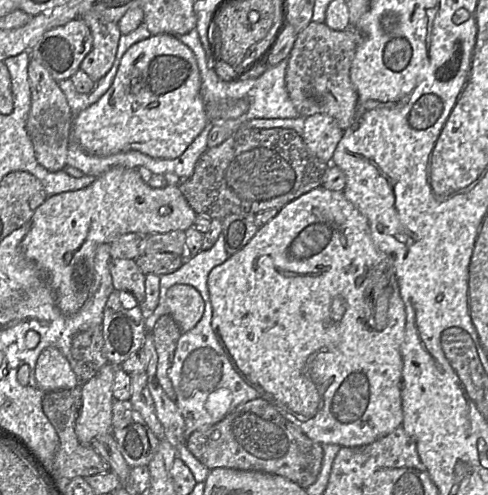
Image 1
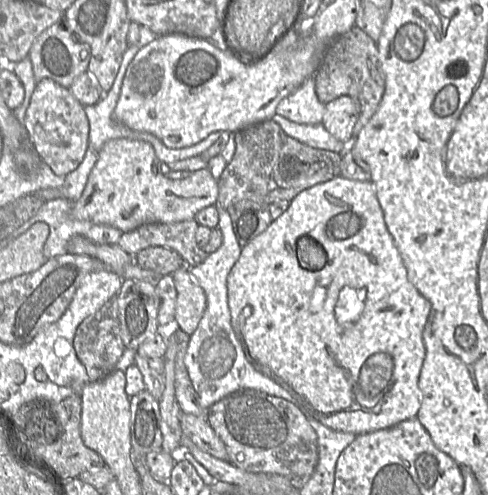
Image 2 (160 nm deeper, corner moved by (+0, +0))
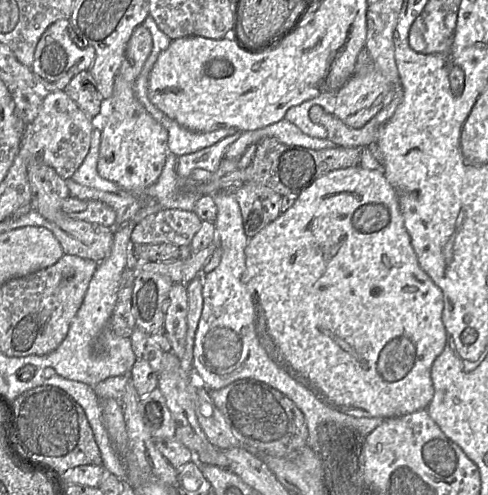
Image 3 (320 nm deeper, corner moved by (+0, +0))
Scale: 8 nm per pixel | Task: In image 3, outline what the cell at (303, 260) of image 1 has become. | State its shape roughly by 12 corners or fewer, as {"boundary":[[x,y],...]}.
{"boundary":[[319,177],[249,239],[260,344],[358,418],[447,342],[395,190]]}

